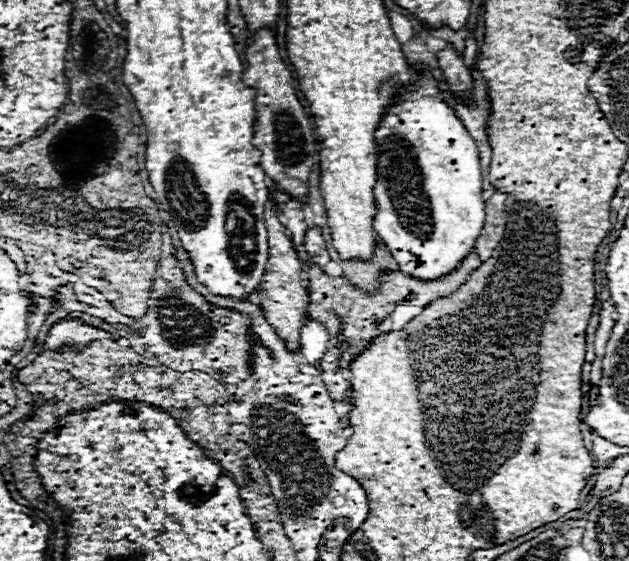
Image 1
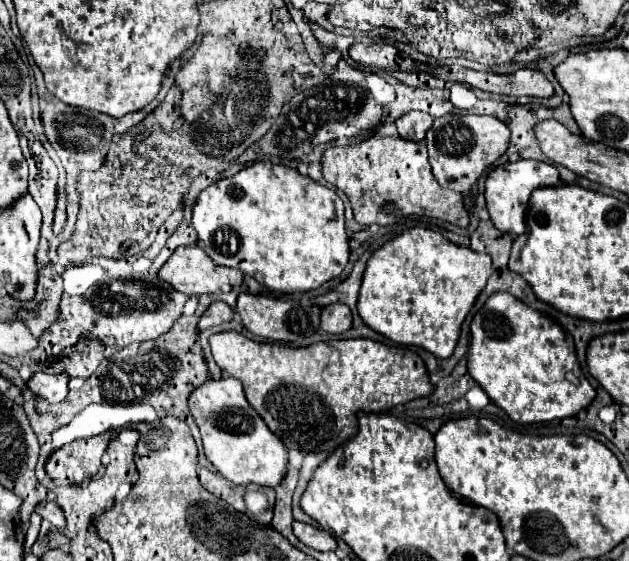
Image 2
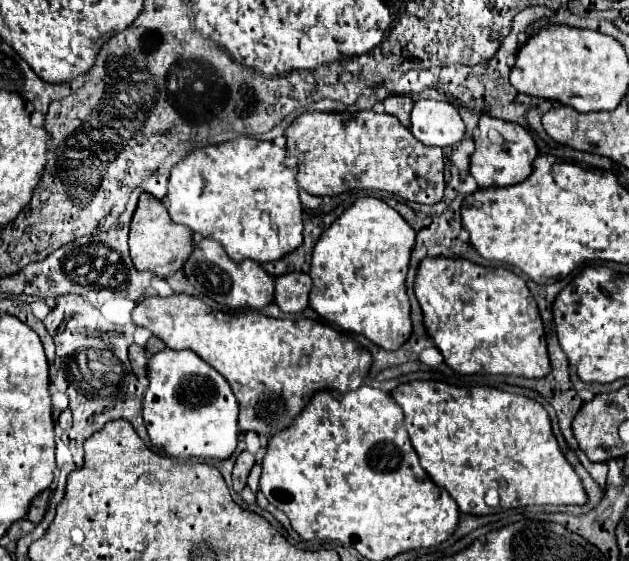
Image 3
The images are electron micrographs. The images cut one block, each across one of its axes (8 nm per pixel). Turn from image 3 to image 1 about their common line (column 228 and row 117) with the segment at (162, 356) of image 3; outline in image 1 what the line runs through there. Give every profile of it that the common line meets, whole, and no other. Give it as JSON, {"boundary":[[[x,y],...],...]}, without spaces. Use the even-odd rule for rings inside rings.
{"boundary":[[[424,74],[414,88],[402,96],[402,102],[386,112],[386,120],[376,130],[380,150],[380,174],[376,182],[378,214],[374,230],[380,242],[388,246],[402,272],[418,280],[436,280],[450,274],[474,250],[474,244],[484,228],[484,198],[482,174],[476,144],[454,110],[442,100],[440,88],[430,74]]]}

